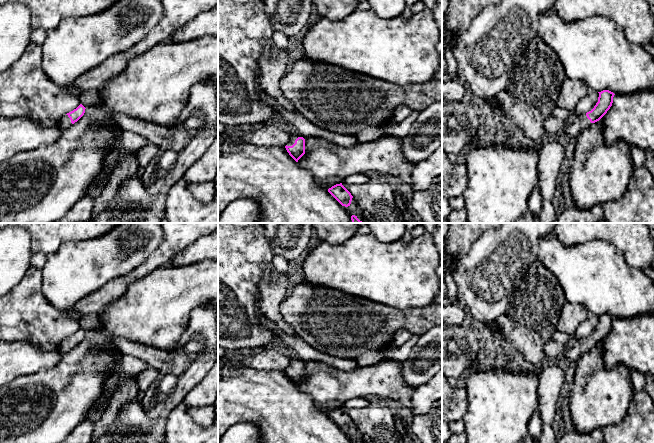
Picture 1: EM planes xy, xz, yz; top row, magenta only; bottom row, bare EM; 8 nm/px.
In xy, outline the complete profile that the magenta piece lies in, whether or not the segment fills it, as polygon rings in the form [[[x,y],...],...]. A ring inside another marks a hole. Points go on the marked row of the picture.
[[[80,104],[76,109],[64,115],[60,120],[61,131],[68,129],[72,124],[77,122],[84,115],[85,109],[86,108]]]

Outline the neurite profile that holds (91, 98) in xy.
[[[89,90],[80,95],[80,104],[85,108],[99,106],[101,104],[101,98],[99,92],[96,90]]]

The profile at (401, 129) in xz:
[[[412,110],[409,116],[401,122],[396,123],[392,120],[389,121],[384,126],[385,136],[398,137],[401,139],[407,136],[412,124],[417,119],[419,113],[419,111]]]

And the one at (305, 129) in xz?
[[[265,92],[261,93],[260,100],[269,103],[273,109],[279,113],[281,118],[285,119],[296,128],[299,136],[304,139],[309,137],[321,138],[342,147],[353,147],[358,143],[355,136],[341,135],[315,126],[302,115],[298,115],[286,109],[274,97],[269,96]]]

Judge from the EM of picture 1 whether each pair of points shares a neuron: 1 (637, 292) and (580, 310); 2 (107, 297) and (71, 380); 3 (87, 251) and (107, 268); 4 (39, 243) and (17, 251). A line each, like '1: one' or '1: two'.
1: two
2: two
3: one
4: two

